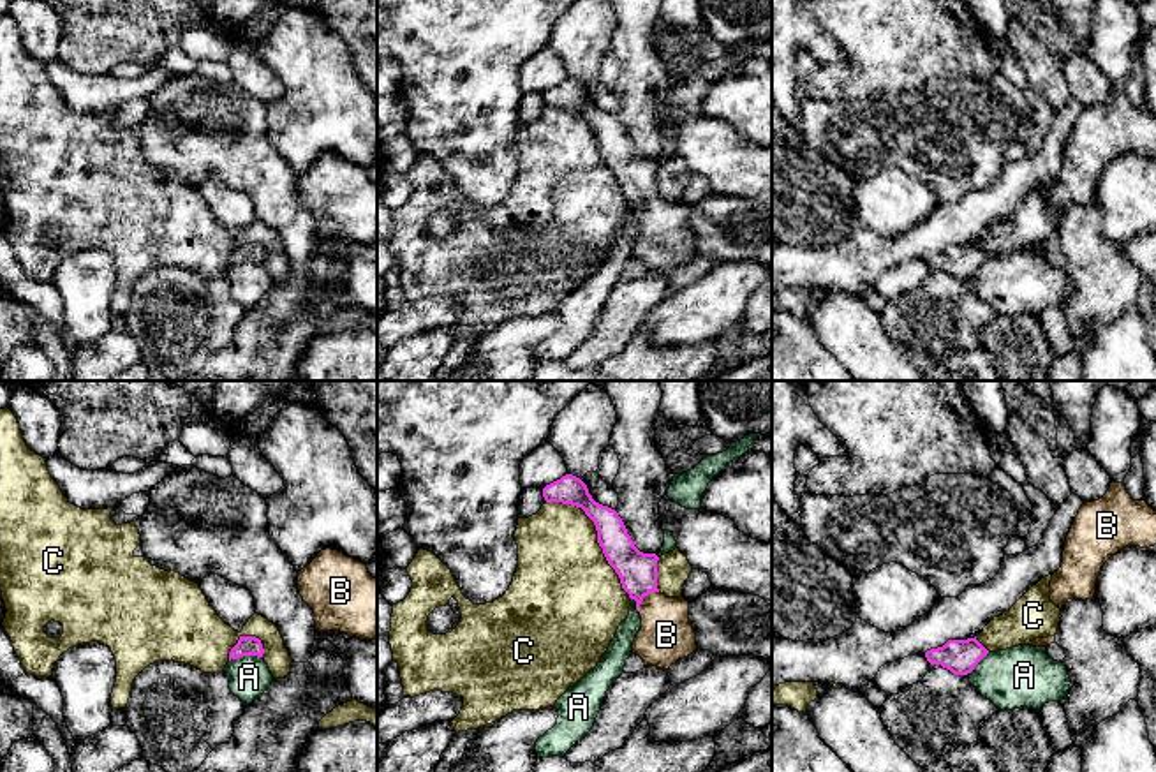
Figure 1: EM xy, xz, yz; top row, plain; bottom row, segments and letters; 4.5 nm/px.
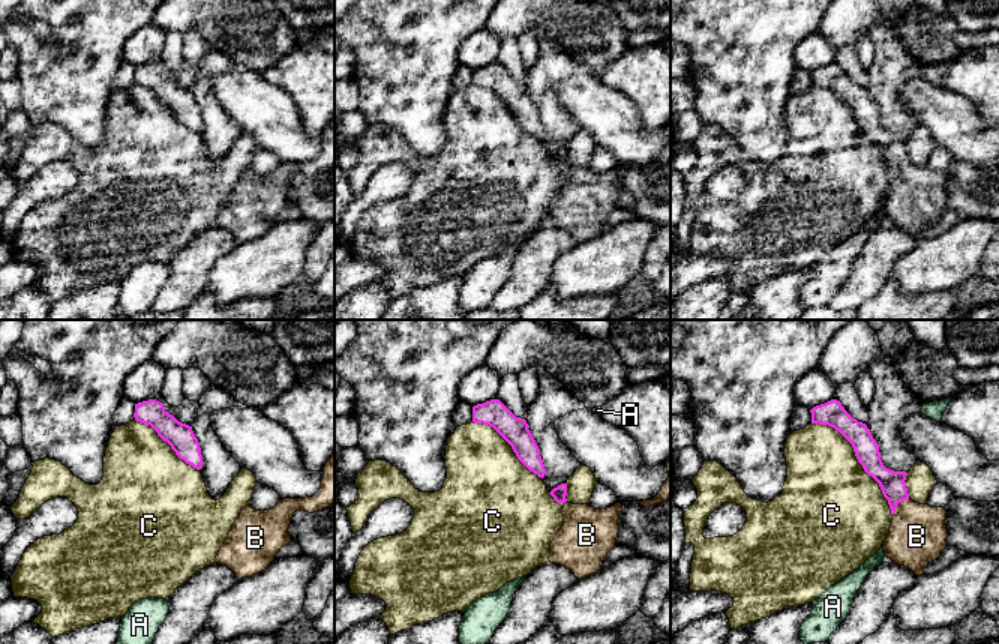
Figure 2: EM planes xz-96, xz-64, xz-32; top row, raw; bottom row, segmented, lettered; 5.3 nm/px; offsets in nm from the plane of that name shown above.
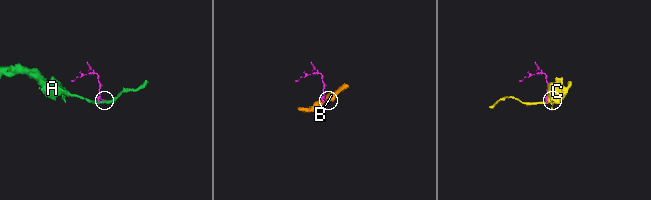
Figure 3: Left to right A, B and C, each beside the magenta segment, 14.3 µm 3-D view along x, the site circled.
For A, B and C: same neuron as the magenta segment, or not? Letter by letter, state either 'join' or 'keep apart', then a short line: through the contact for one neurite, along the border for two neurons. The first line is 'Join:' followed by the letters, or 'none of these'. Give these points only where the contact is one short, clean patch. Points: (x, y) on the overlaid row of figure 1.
Join: B
A: keep apart; line xy (261, 656), (238, 656), (229, 661)
B: join; line xz (638, 571), (645, 594), (665, 621), (666, 635)
C: keep apart

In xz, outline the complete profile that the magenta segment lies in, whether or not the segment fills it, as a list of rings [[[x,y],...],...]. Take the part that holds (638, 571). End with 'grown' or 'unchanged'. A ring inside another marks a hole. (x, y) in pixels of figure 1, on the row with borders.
[[[573,474],[546,485],[543,497],[546,502],[582,508],[594,522],[597,543],[608,564],[619,575],[622,589],[636,601],[641,617],[633,654],[640,656],[645,666],[657,666],[666,672],[678,659],[691,656],[698,645],[694,627],[689,622],[689,601],[666,598],[659,592],[659,557],[643,553],[634,546],[619,513],[596,502],[587,485]]] | grown

